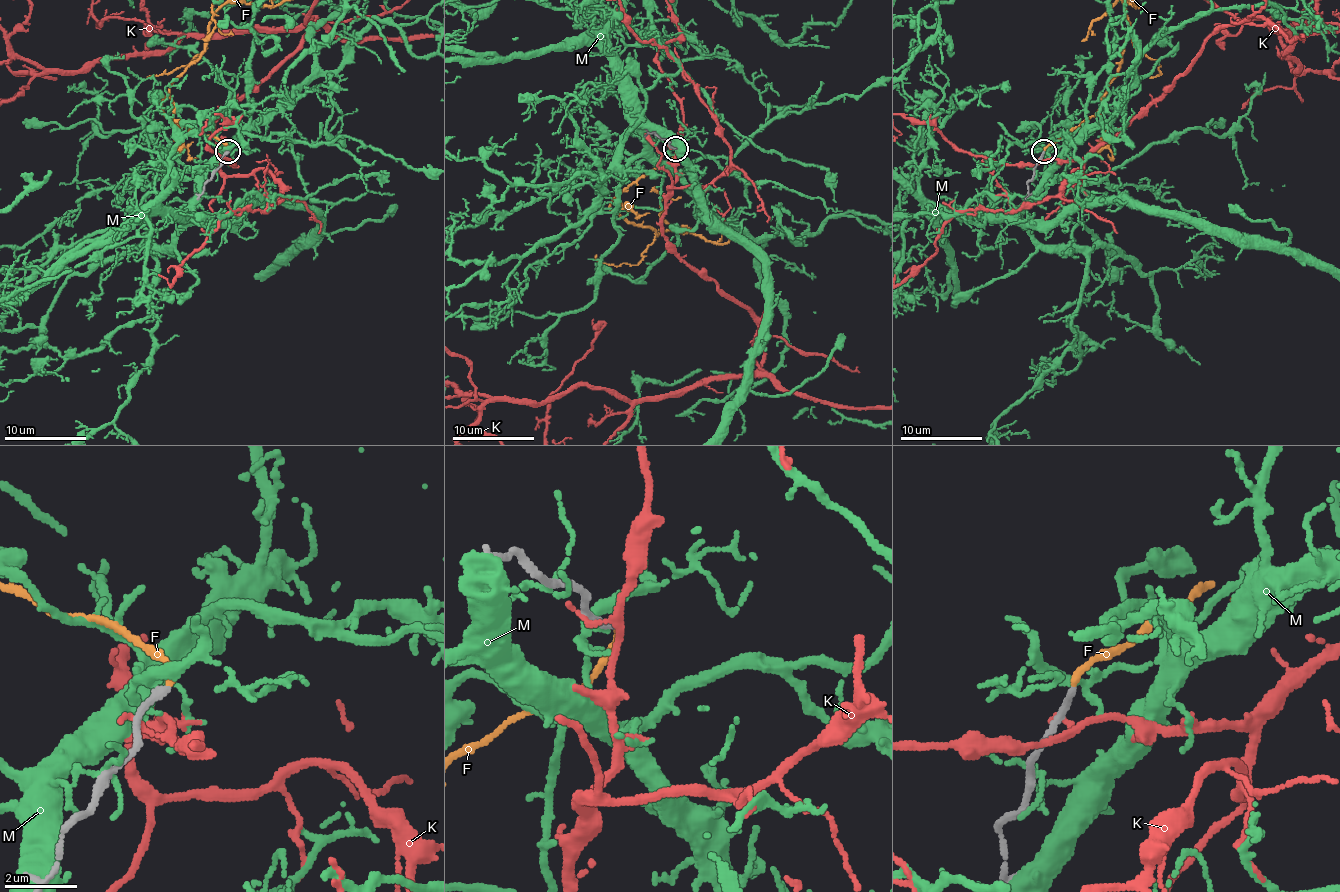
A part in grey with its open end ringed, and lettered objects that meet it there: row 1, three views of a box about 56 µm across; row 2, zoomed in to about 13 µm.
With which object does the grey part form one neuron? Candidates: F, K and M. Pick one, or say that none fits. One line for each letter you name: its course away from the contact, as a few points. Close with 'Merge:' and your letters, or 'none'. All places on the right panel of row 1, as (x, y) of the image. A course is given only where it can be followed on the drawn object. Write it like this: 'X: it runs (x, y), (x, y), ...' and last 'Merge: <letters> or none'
F: it runs (1044, 152), (1103, 105), (1124, 50), (1130, 21), (1126, 3), (1138, 7)
Merge: F

